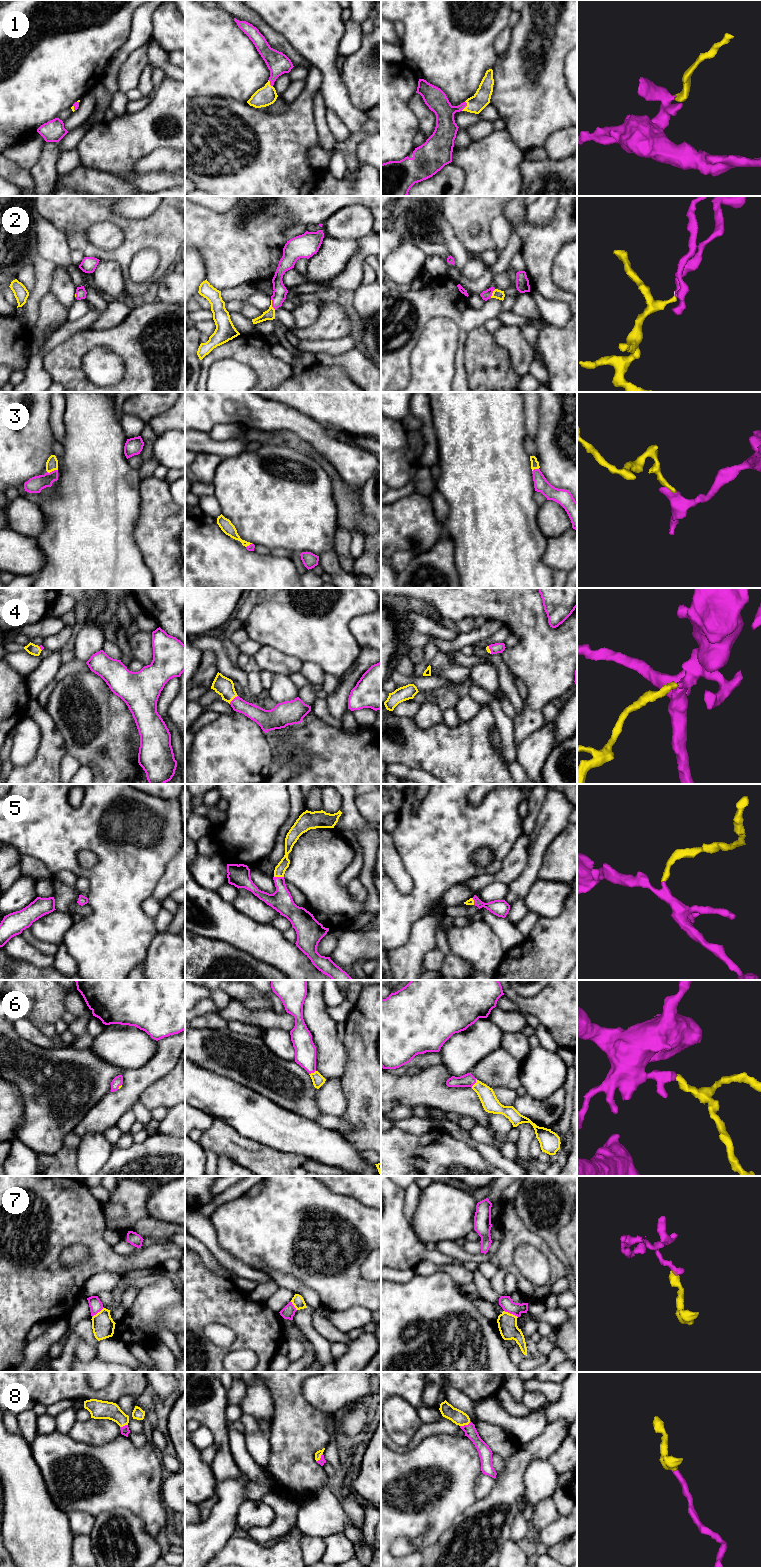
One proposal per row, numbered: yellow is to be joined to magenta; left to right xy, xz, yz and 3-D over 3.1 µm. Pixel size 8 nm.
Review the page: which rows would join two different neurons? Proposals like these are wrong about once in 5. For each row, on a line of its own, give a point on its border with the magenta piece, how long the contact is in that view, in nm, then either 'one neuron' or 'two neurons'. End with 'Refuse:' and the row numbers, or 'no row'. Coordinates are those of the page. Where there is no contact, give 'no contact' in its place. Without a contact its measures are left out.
1: meets magenta in yz at (465, 106); contact 90 nm long; one neuron
2: meets magenta in xz at (272, 304); contact 90 nm long; one neuron
3: meets magenta in xy at (52, 471); contact 90 nm long; one neuron
4: meets magenta in xz at (233, 699); contact 100 nm long; one neuron
5: meets magenta in xz at (279, 877); contact 80 nm long; one neuron
6: meets magenta in yz at (475, 1082); contact 80 nm long; one neuron
7: meets magenta in yz at (511, 1313); contact 130 nm long; two neurons
8: meets magenta in yz at (465, 1425); contact 100 nm long; one neuron
Refuse: 7

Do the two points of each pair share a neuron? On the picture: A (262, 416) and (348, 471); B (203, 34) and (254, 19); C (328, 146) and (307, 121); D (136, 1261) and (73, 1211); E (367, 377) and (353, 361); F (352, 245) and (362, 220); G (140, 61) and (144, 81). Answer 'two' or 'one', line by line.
A: one
B: two
C: two
D: one
E: one
F: two
G: two

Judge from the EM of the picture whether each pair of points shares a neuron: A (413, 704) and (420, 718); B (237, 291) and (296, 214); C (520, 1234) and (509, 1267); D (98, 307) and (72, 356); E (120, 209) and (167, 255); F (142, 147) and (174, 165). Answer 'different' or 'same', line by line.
A: different
B: different
C: same
D: different
E: different
F: different

